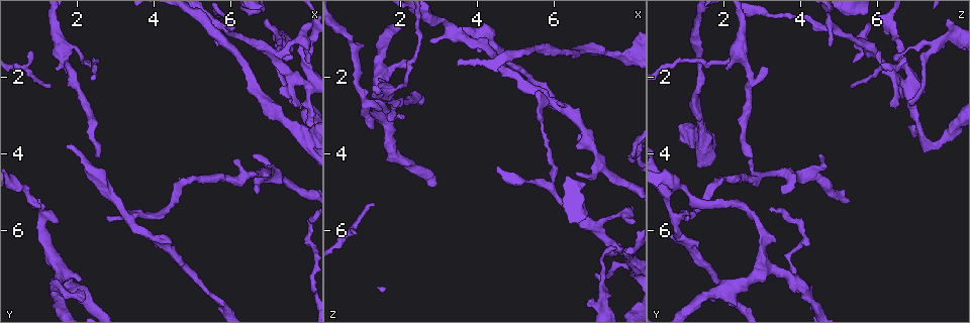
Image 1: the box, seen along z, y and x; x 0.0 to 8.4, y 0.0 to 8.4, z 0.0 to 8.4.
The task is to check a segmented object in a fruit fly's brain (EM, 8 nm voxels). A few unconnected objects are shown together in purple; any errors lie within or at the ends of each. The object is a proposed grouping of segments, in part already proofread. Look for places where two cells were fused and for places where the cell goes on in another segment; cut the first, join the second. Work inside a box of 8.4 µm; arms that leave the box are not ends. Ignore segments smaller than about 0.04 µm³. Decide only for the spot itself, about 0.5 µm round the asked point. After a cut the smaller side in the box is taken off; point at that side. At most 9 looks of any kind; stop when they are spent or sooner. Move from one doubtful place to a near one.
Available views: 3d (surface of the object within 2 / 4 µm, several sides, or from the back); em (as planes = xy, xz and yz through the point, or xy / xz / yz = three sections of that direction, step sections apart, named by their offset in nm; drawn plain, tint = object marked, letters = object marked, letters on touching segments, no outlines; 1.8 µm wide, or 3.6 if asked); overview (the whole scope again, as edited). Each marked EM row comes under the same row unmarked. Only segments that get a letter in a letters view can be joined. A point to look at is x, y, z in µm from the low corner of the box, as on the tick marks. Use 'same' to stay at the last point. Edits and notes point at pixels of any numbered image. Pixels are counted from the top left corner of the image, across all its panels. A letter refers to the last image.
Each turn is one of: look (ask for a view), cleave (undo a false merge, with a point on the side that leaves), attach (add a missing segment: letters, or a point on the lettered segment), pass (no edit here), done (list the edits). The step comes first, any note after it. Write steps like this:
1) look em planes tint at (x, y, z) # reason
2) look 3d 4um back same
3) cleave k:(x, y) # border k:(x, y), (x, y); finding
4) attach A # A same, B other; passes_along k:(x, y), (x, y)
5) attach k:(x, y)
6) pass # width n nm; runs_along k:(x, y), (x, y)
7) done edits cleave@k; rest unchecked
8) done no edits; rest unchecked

look em yz step 4 tint at (6.55, 4.10, 4.50)

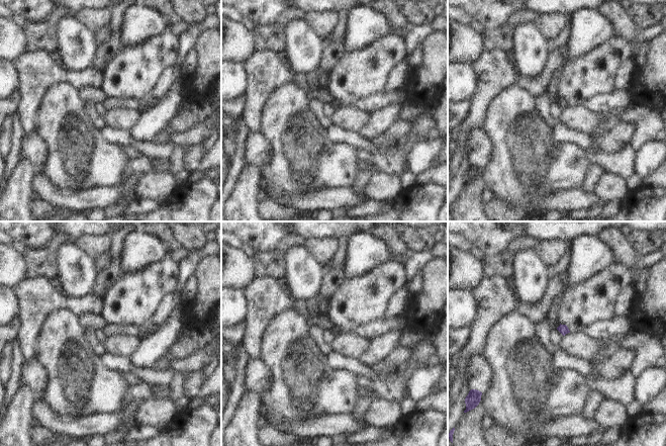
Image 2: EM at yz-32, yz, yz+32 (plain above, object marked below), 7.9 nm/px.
look em planes letters same

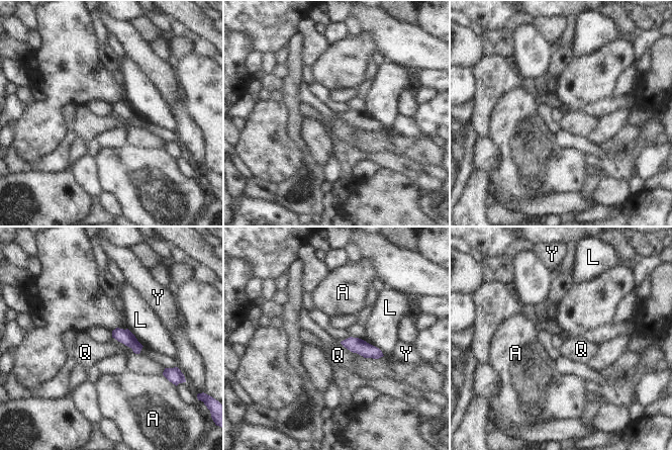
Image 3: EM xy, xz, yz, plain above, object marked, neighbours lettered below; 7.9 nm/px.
pass # A other, L other, Q other, Y other; no lettered segment goes on from it

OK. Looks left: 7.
look em planes letters at (3.25, 5.70, 0.70) # narrows sharply

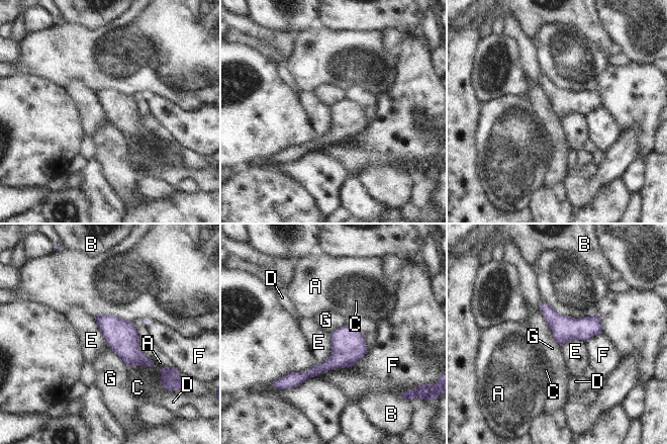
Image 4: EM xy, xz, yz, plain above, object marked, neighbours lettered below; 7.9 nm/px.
pass # longest_contact F 500 nm; A other, B other, C other, D other, E other, F other, G other; border 4:(329, 335), (330, 355), (316, 365); continuous, no second cell

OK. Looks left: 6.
look 3d 4um at (7.90, 2.75, 6.90) # four arms meet

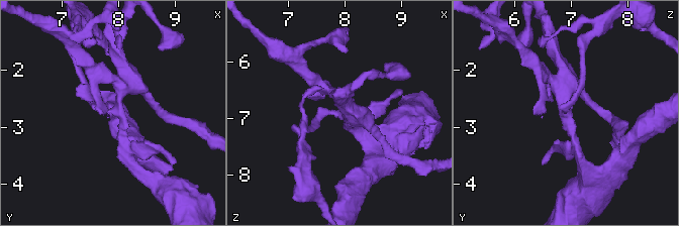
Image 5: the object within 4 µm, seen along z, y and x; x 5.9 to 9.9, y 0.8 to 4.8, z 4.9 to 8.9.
look em planes letters at (7.95, 2.70, 6.85) # arms 4

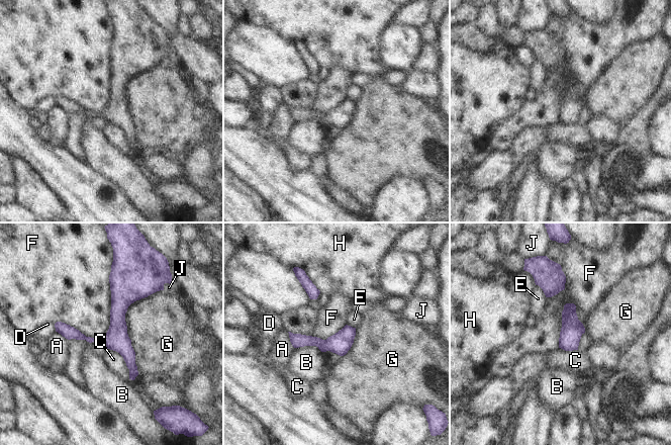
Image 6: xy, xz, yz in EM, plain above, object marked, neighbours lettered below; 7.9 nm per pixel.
pass # longest_contact G 700 nm; A other, B other, C other, D other, E other, F other, G other, H other, J other; border 6:(111, 266), (107, 332), (55, 324); continuous, no second cell

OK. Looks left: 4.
look em planes letters at (2.55, 4.15, 2.75)

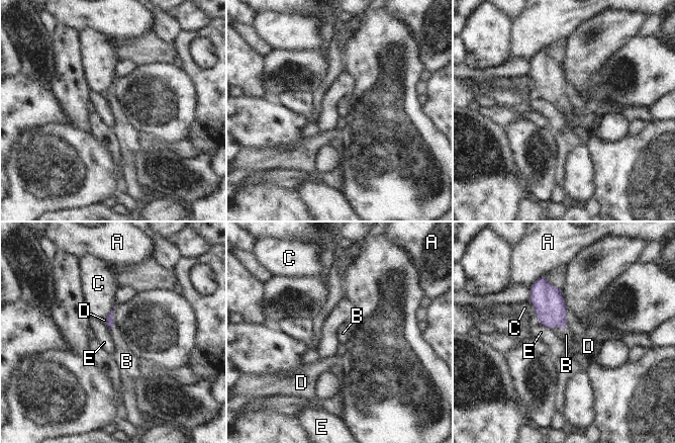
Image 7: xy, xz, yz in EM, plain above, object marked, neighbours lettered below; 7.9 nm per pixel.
attach B # A other, B same, C other, D other, E other; passes_along 7:(550, 307), (560, 327), (566, 335); it goes on there

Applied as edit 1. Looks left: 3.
done edits attach@7; rest unchecked

